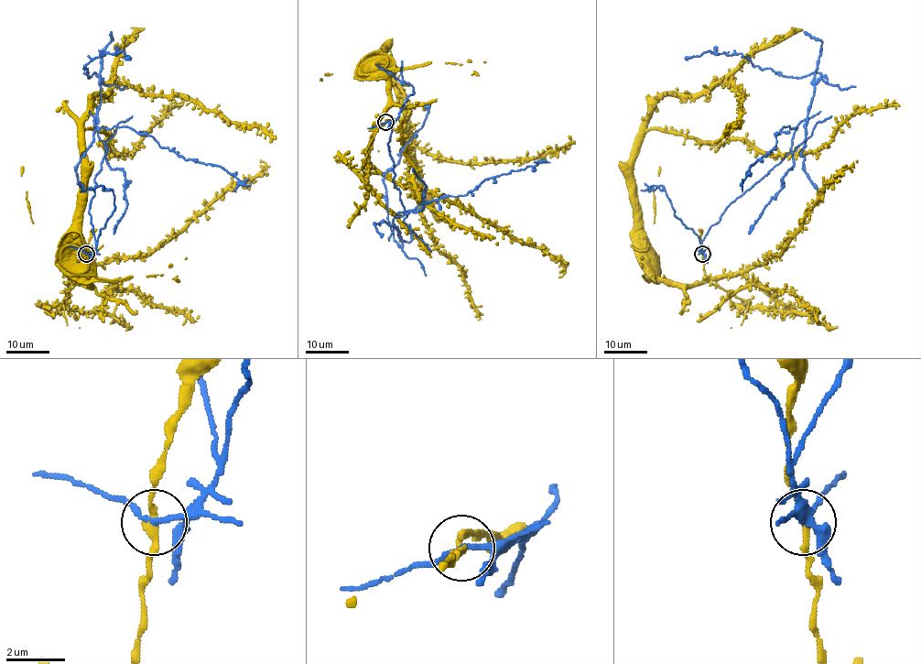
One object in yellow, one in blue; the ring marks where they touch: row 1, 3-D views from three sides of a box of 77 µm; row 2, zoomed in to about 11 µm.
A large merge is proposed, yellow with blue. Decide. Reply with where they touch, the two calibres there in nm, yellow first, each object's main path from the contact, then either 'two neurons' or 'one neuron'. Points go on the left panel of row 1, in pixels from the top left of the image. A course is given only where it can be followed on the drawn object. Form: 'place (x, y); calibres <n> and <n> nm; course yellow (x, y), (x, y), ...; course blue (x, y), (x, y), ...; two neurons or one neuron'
place (86, 254); calibres 220 and 180 nm; course yellow (86, 254), (85, 270), (80, 279), (90, 284), (85, 276), (80, 236), (78, 234), (74, 238); course blue (86, 254), (105, 150), (93, 123), (103, 79), (85, 65), (100, 54), (124, 59); two neurons

